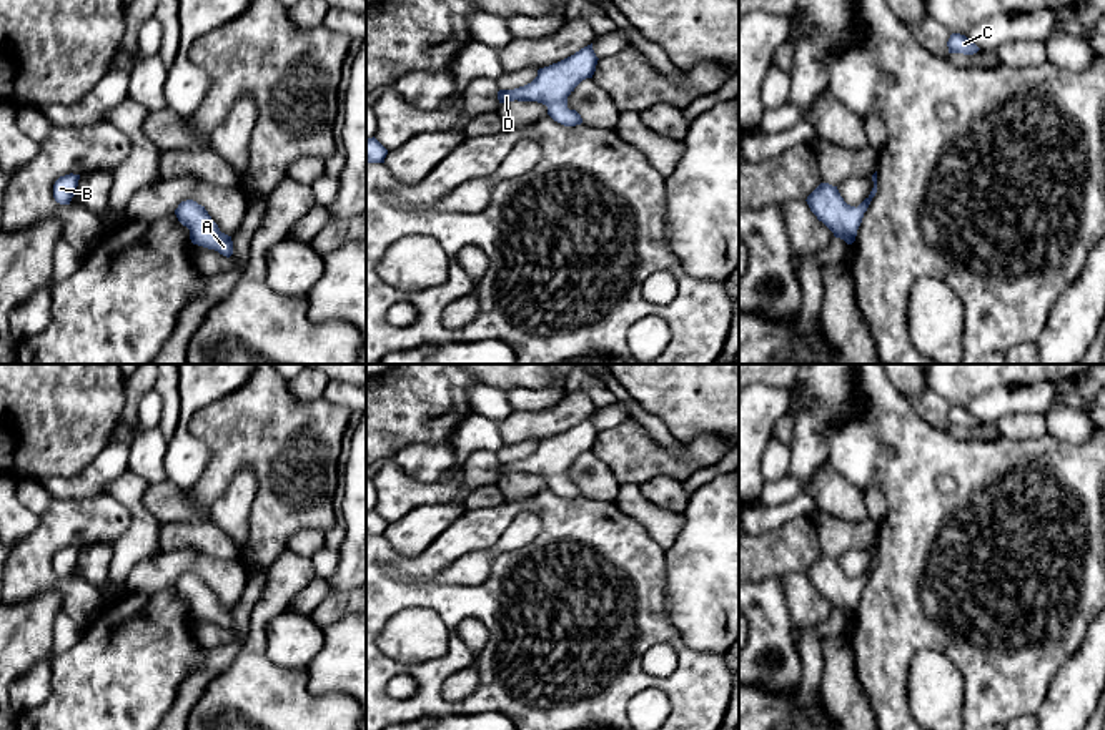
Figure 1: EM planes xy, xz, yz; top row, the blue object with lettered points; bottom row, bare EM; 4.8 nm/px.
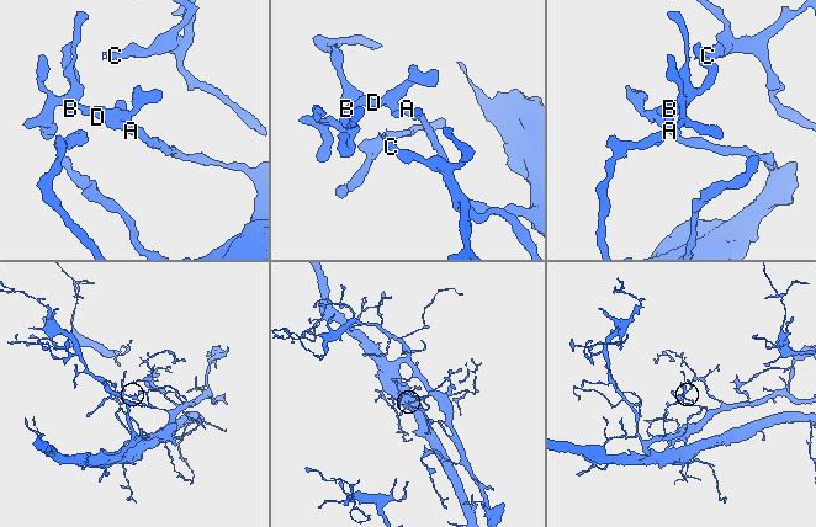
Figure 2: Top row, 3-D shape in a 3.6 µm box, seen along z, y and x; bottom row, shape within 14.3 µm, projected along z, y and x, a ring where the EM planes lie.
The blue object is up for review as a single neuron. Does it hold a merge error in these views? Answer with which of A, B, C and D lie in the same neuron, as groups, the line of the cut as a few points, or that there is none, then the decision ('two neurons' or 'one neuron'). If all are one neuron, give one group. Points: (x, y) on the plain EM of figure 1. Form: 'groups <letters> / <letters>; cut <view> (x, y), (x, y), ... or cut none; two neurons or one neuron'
groups A B C D; cut none; one neuron

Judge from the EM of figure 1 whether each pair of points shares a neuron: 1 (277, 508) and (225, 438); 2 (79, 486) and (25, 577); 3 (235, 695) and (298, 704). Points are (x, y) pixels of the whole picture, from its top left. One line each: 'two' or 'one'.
1: one
2: two
3: one

